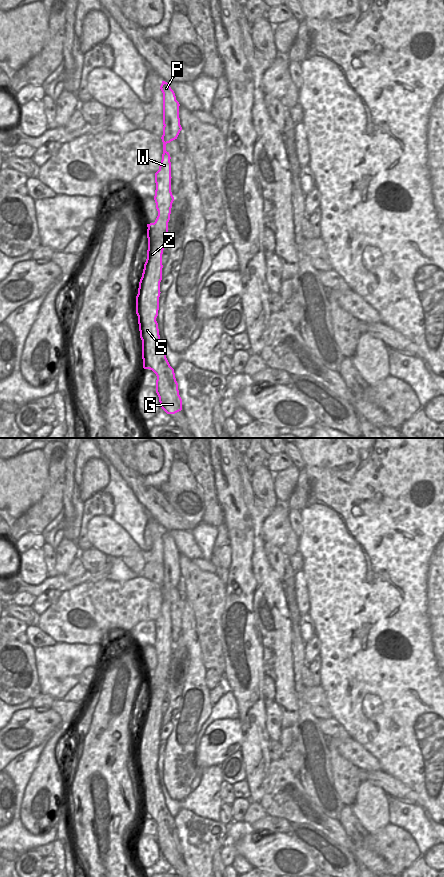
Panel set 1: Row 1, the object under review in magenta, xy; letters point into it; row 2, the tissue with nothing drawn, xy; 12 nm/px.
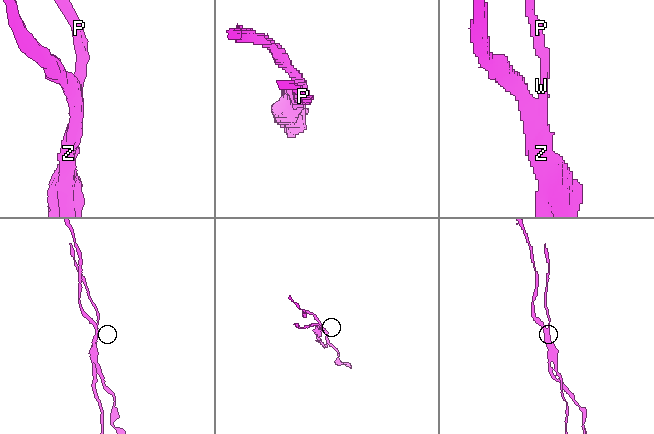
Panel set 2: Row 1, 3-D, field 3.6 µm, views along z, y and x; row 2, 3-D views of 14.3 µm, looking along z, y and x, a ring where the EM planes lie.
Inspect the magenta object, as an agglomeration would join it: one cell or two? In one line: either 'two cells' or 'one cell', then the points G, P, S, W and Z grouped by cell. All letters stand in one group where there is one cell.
two cells | G S Z / P W

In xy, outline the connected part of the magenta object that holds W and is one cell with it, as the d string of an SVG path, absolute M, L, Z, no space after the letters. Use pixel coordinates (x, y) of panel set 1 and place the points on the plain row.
M162 529L160 537L163 541L163 602L159 618L155 621L156 638L154 648L158 664L154 671L147 672L148 689L168 684L168 670L170 668L174 645L171 640L171 610L170 602L166 599L166 592L177 587L182 575L179 566L179 550L169 532Z

